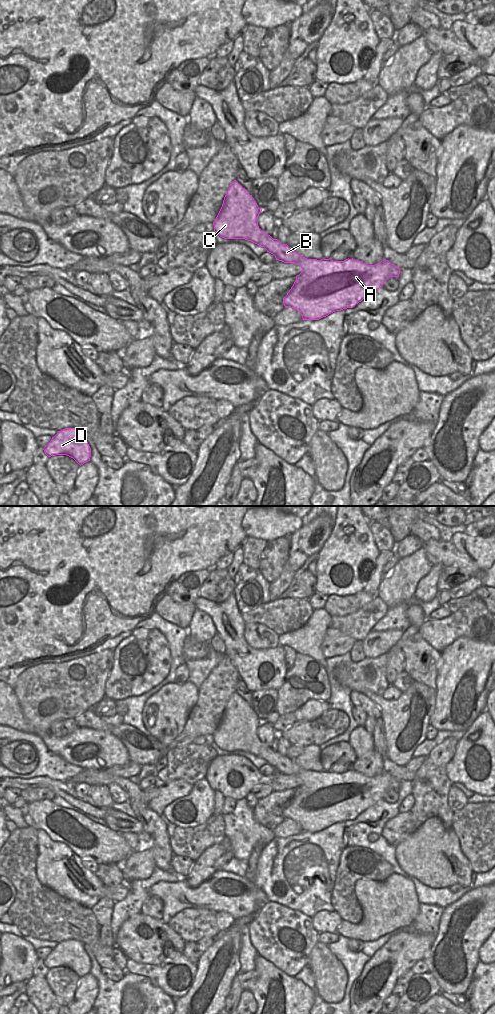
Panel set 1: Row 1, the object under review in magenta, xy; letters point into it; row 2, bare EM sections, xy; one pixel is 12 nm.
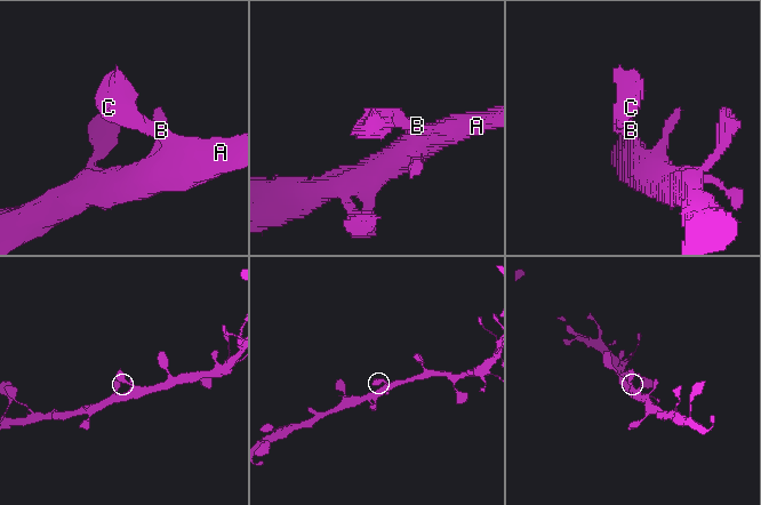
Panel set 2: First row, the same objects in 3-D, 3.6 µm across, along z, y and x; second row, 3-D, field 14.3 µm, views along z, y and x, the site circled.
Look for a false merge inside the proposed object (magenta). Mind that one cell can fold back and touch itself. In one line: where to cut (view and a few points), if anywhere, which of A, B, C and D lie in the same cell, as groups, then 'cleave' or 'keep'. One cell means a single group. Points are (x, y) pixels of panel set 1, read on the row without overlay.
no cut | A B C D | keep

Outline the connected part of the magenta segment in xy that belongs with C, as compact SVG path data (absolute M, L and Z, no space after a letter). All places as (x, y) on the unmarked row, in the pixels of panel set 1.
M234 692L230 696L230 699L224 709L222 719L213 734L214 743L224 751L245 751L251 753L261 759L264 759L267 764L275 768L276 772L299 777L302 780L302 784L296 788L293 798L283 810L283 816L285 819L291 819L297 822L301 826L303 832L319 832L333 824L353 820L367 808L373 806L382 799L389 789L399 789L401 781L386 771L383 771L375 777L367 777L353 770L348 770L344 773L333 773L330 770L323 770L321 772L307 771L296 765L294 760L289 759L287 756L282 756L278 751L273 751L270 747L259 740L257 731L261 723L262 721L258 719L252 707L250 707L249 704L236 692Z

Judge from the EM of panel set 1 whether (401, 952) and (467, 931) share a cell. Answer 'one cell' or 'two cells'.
two cells

